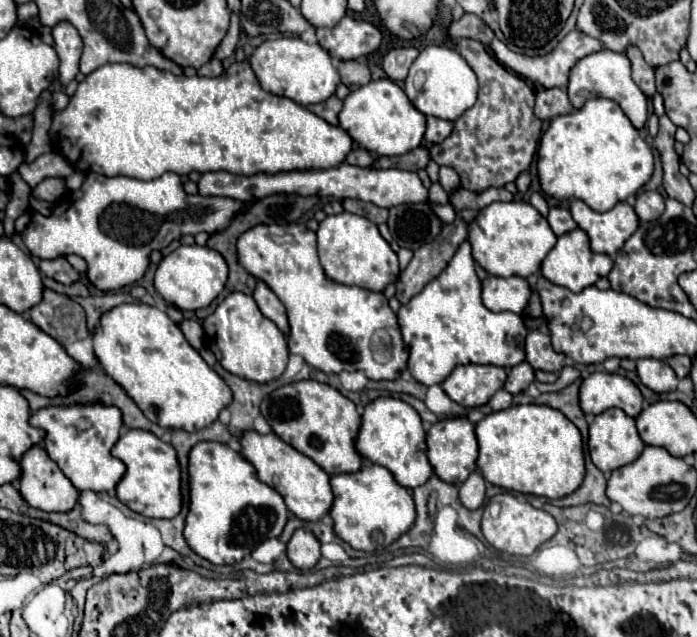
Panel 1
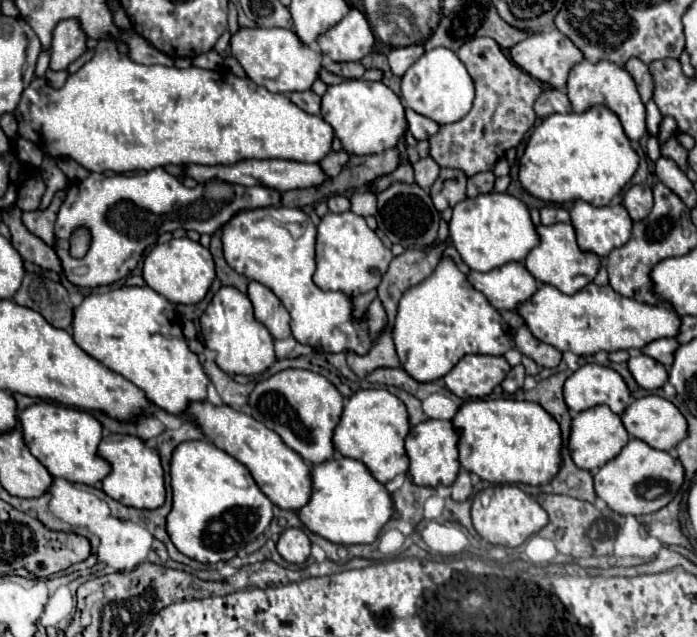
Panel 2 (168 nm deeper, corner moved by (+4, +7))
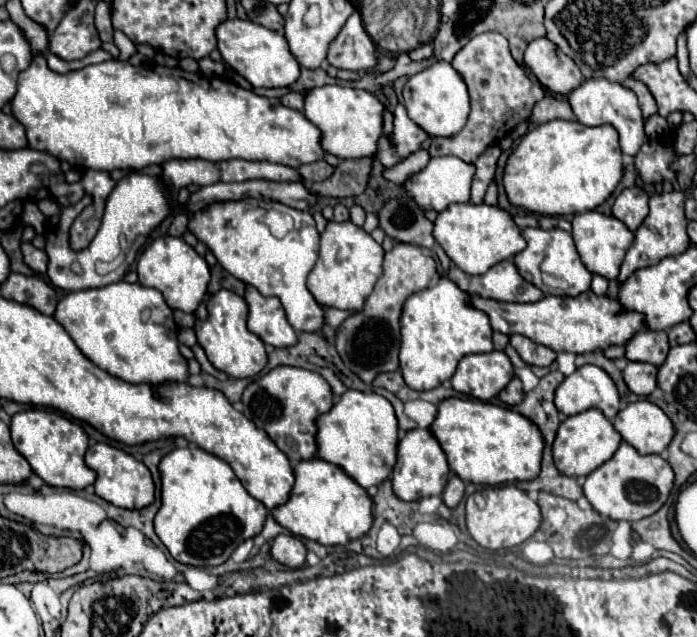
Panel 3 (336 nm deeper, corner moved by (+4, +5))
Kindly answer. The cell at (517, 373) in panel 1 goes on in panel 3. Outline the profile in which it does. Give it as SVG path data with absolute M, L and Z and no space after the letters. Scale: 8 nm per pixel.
M514 376L514 378L510 380L510 384L500 392L498 398L500 398L504 404L508 404L508 406L516 406L516 404L520 404L520 400L524 398L524 390L522 390L522 382L520 382L520 378Z

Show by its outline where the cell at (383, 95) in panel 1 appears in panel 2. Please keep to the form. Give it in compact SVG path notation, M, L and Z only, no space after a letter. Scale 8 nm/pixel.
M344 80L336 86L328 86L328 90L322 94L320 116L334 128L334 136L342 142L344 152L358 156L394 148L406 130L404 106L384 82Z

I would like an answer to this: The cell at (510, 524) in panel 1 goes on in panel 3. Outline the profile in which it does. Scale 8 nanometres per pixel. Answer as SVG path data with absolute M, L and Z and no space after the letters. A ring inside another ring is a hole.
M515 484L486 487L468 496L466 500L466 526L470 536L482 548L490 548L490 550L514 548L526 542L540 528L540 522L542 522L542 516L540 516L538 504L530 500L528 494ZM474 496L484 496L486 506L478 508L478 504L474 502Z

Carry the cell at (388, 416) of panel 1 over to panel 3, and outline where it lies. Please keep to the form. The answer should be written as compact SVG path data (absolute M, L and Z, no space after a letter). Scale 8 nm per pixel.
M346 390L330 412L318 420L318 456L338 464L360 486L370 488L382 484L396 466L398 420L392 404L374 392Z

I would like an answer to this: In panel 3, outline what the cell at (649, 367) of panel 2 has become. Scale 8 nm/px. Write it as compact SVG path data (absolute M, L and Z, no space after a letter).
M628 362L628 366L624 368L624 380L628 388L640 396L648 396L656 390L658 386L656 376L658 368L648 362Z

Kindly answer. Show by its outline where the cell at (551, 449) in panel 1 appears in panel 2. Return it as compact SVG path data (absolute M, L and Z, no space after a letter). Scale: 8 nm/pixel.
M498 398L498 400L470 400L470 402L464 402L458 412L454 414L452 418L452 426L456 432L460 432L458 436L458 460L460 464L470 472L470 474L476 474L480 480L486 480L486 482L492 482L492 484L532 484L532 486L540 486L544 482L550 482L554 476L556 476L556 470L560 470L560 446L562 446L562 434L560 434L560 426L558 422L542 408L542 406L536 406L534 402L518 402L514 398Z

